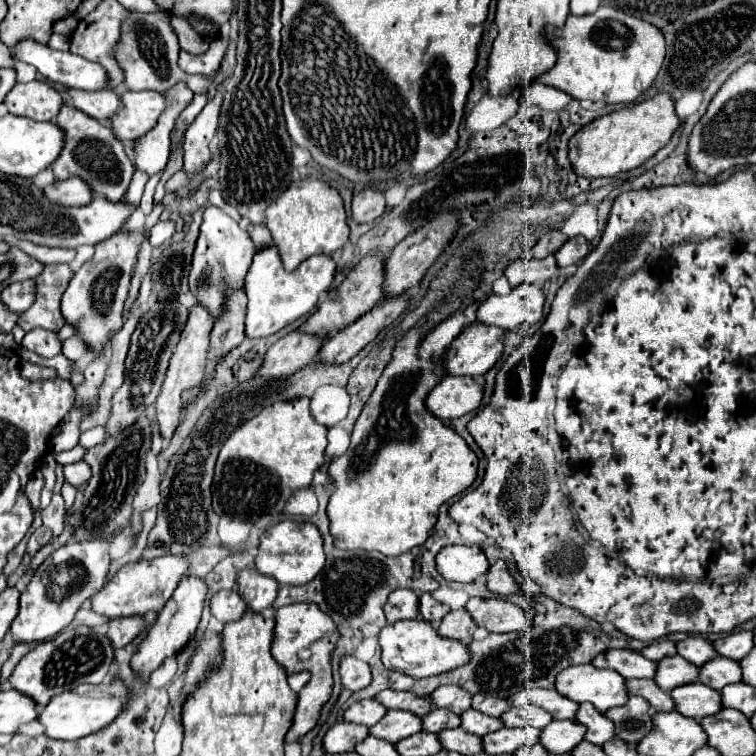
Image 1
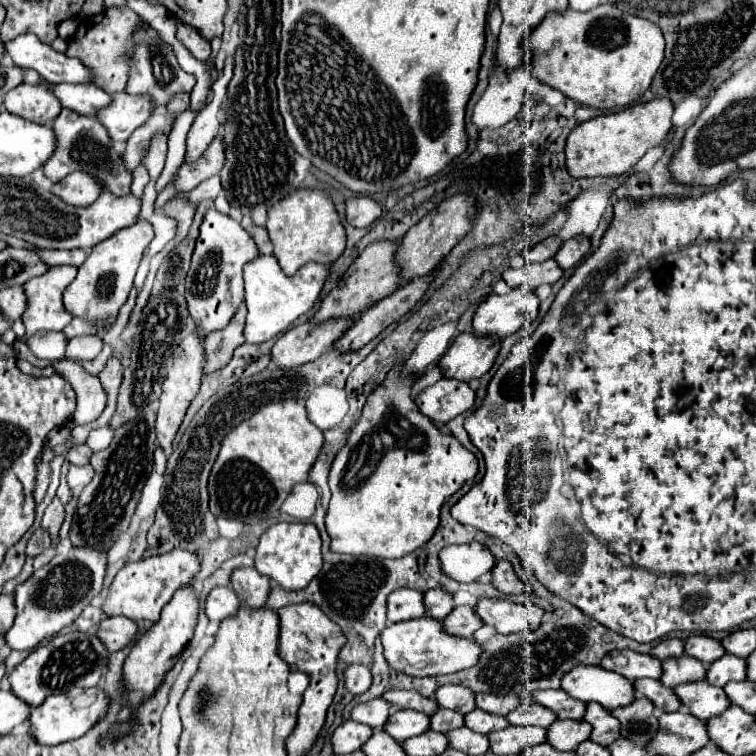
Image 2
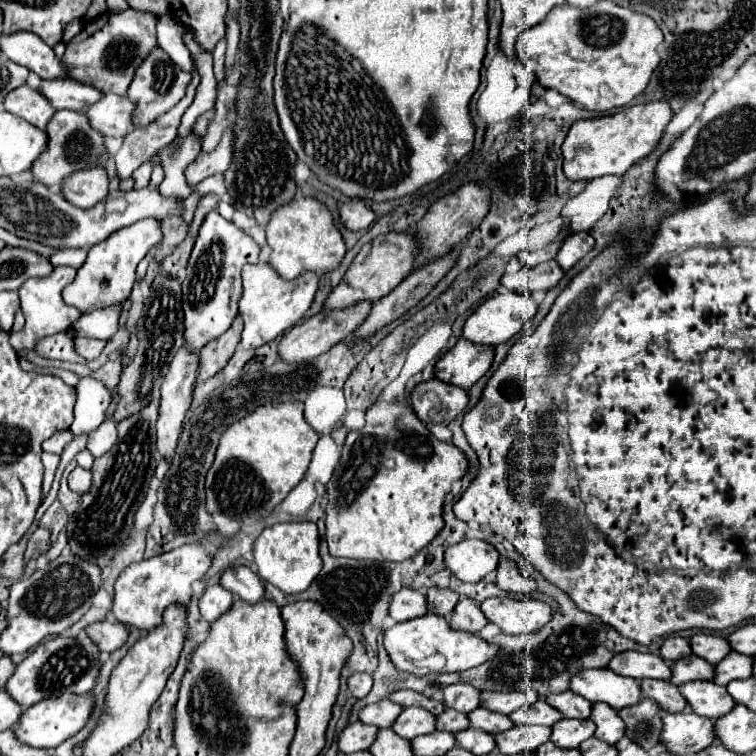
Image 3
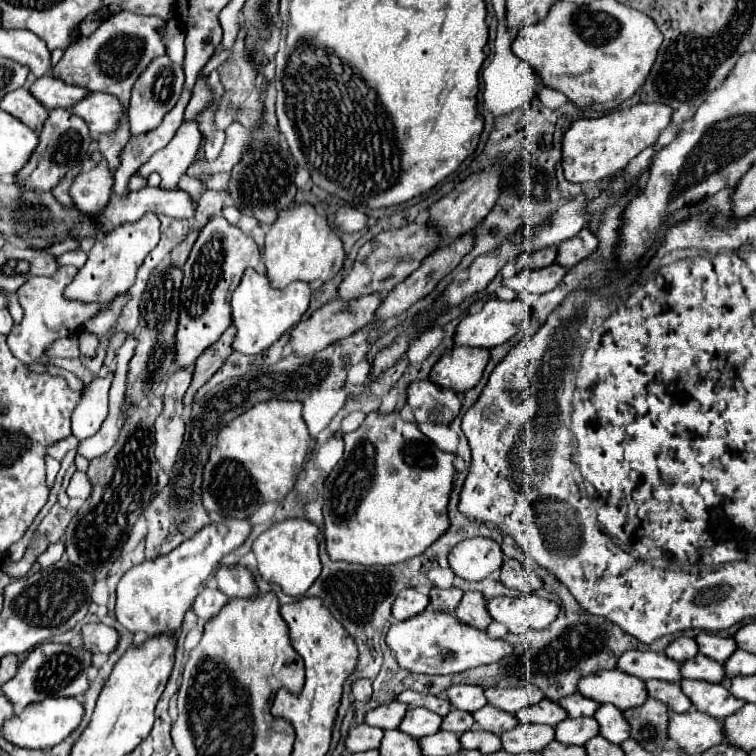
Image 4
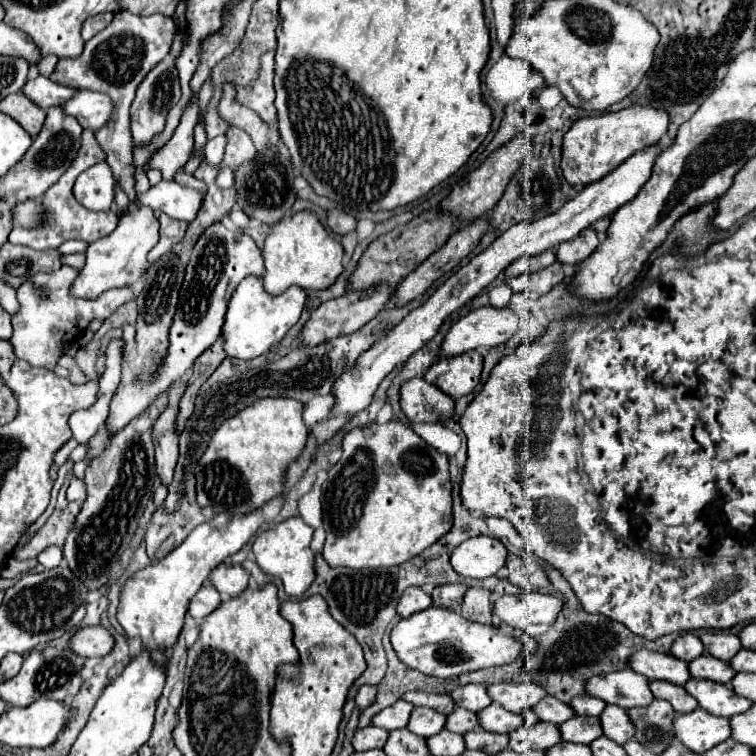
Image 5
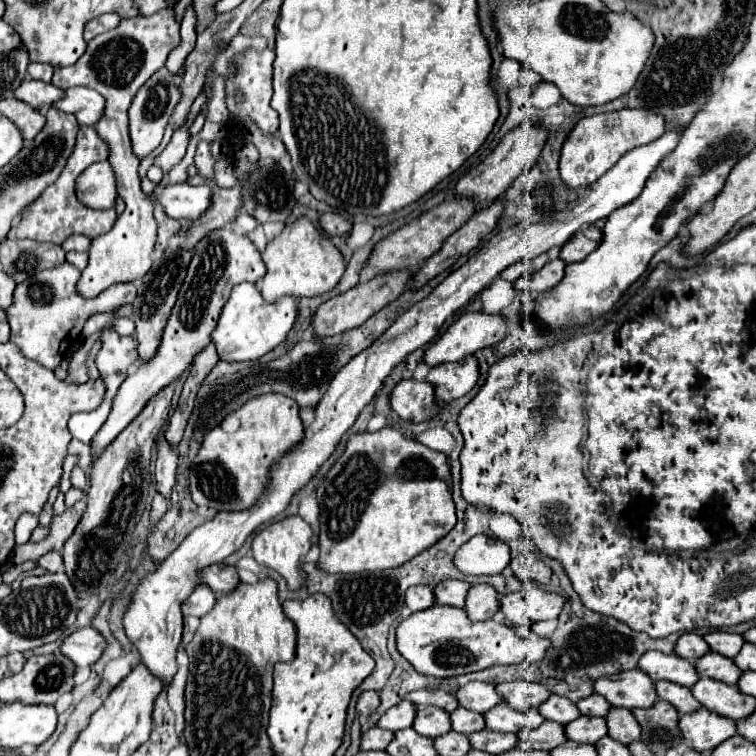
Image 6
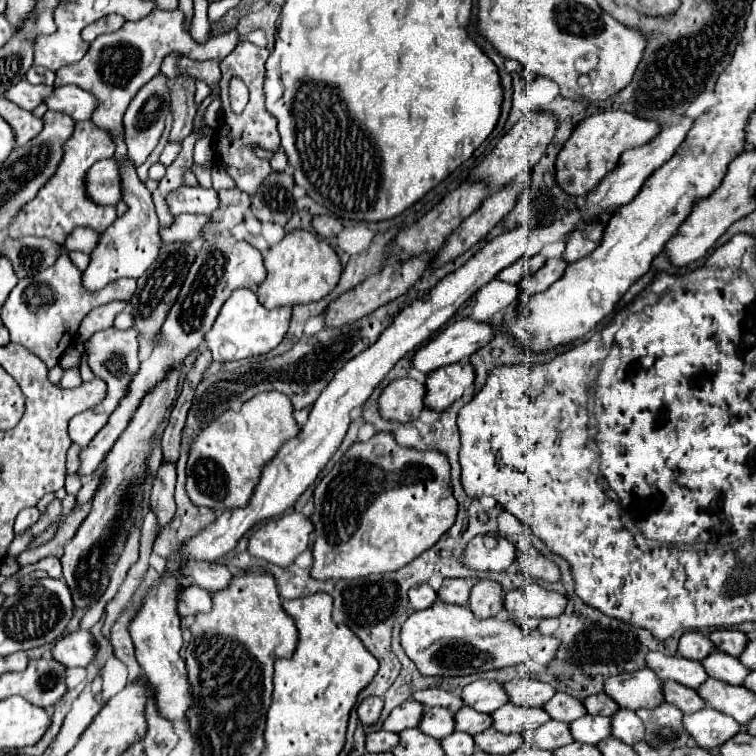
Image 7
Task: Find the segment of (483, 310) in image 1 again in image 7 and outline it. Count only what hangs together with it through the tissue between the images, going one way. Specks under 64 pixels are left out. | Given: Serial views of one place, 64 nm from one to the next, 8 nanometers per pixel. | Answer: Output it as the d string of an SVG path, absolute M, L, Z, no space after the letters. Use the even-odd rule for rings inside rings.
M462 318L420 346L412 356L412 368L420 370L422 374L430 374L440 366L462 362L478 348L486 346L490 338L492 328L488 324L476 324L468 318Z

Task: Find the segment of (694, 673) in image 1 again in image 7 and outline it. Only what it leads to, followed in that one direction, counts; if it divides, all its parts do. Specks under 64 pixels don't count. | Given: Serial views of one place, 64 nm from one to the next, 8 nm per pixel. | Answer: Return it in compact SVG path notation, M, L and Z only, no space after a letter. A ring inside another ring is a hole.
M720 650L712 652L706 660L702 660L702 666L706 668L708 676L728 682L728 684L742 684L750 670L742 666L742 662L730 654L724 654Z

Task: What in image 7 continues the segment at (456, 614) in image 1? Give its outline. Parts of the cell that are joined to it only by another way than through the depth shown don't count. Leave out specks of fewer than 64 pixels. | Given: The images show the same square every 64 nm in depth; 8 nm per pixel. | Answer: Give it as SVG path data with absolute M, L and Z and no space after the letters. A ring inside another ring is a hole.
M480 580L470 594L470 608L478 618L496 616L504 608L502 586L494 580Z

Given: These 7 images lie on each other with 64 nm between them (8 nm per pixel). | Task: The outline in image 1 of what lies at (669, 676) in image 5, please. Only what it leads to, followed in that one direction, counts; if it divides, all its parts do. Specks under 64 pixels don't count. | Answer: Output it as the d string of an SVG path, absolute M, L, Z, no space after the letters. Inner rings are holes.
M608 650L608 652L600 654L600 658L596 658L592 664L600 666L600 668L616 670L626 680L656 676L656 662L644 658L640 652L632 652L632 650Z

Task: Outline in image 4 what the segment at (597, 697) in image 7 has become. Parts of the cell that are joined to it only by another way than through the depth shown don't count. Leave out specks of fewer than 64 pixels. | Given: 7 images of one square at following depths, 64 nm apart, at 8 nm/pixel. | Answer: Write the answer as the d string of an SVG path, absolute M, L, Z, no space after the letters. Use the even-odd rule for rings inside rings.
M572 694L570 698L562 698L562 708L568 712L570 718L580 718L580 716L594 716L594 712L600 708L596 700L590 700L582 694Z

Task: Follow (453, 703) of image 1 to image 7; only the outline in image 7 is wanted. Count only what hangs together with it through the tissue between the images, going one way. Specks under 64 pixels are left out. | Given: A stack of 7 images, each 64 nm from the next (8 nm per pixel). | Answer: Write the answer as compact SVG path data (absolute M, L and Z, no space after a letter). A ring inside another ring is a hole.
M476 680L462 690L462 700L466 706L478 712L492 714L494 710L504 706L510 698L502 684L490 682L490 680Z

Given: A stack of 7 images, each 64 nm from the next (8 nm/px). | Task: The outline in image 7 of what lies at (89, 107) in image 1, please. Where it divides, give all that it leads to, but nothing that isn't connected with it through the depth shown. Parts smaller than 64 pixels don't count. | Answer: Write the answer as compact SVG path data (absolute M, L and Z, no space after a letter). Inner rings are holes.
M20 80L4 96L6 96L6 100L14 102L22 110L34 110L38 104L42 104L42 100L46 98L46 94L50 94L50 90L52 90L52 86L44 86L44 84L32 86L30 82Z

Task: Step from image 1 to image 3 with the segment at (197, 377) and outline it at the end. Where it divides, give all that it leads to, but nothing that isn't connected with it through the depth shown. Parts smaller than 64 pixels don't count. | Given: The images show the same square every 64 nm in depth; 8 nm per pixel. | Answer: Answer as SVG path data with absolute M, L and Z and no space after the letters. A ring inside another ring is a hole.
M184 346L178 350L178 354L174 356L170 370L162 382L162 400L160 400L160 416L156 422L156 430L158 430L158 452L172 462L176 446L178 446L178 438L182 434L182 424L184 424L184 416L190 408L192 402L192 386L196 380L196 372L198 372L198 356L190 354Z

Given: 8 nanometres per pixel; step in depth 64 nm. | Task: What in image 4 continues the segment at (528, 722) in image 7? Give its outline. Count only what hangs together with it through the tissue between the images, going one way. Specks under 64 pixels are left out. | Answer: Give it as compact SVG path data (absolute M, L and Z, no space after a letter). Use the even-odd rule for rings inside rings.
M486 704L482 710L474 712L474 720L478 722L478 726L482 730L488 730L488 732L494 732L494 734L502 734L504 730L512 730L514 726L518 726L518 718L508 714L508 712L502 712L490 704Z

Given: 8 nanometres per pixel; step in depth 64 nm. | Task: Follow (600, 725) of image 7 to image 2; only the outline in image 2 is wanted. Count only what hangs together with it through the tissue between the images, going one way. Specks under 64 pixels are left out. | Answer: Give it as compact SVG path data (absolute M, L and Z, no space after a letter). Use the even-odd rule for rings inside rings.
M558 720L548 728L546 742L556 750L576 750L580 742L588 740L592 726L584 720Z

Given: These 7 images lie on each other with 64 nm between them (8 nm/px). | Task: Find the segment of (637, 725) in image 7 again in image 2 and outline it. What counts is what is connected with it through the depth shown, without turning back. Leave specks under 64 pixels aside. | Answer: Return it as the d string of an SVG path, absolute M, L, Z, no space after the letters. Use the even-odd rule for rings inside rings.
M590 702L586 706L586 716L584 716L586 722L592 724L592 734L590 738L602 746L610 746L618 736L620 736L620 722L618 718L612 716L610 710L602 710L600 704L596 702Z

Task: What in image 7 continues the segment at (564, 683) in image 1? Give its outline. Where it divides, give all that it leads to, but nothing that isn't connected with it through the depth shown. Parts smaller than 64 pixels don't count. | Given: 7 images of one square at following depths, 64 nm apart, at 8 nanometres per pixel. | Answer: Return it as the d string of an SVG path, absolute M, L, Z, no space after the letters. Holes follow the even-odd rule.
M642 668L634 674L618 674L618 678L610 678L606 682L606 694L614 698L620 708L638 710L638 708L654 708L664 702L662 680L650 668Z

